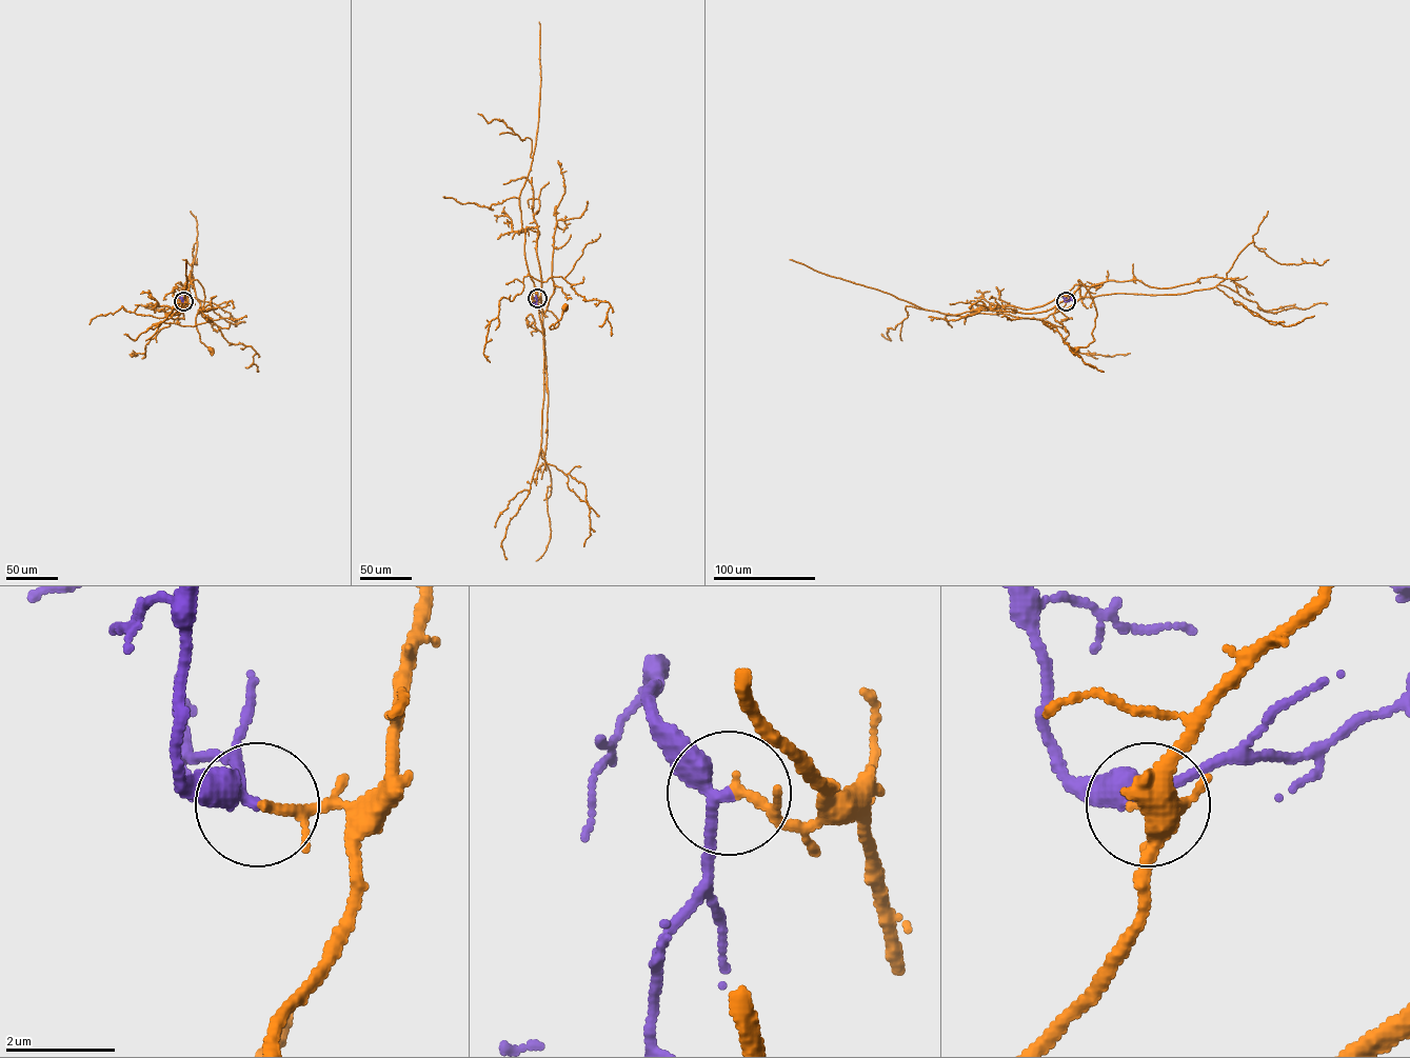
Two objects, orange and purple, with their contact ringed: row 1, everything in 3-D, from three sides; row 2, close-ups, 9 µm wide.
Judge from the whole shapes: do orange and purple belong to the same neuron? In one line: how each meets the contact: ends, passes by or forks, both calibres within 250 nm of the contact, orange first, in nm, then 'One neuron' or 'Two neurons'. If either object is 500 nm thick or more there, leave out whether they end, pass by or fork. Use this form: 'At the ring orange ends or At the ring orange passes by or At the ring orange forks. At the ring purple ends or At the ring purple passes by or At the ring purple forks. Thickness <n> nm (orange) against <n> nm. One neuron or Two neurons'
At the ring orange passes by. At the ring purple passes by. Thickness 140 nm (orange) against 260 nm. One neuron

